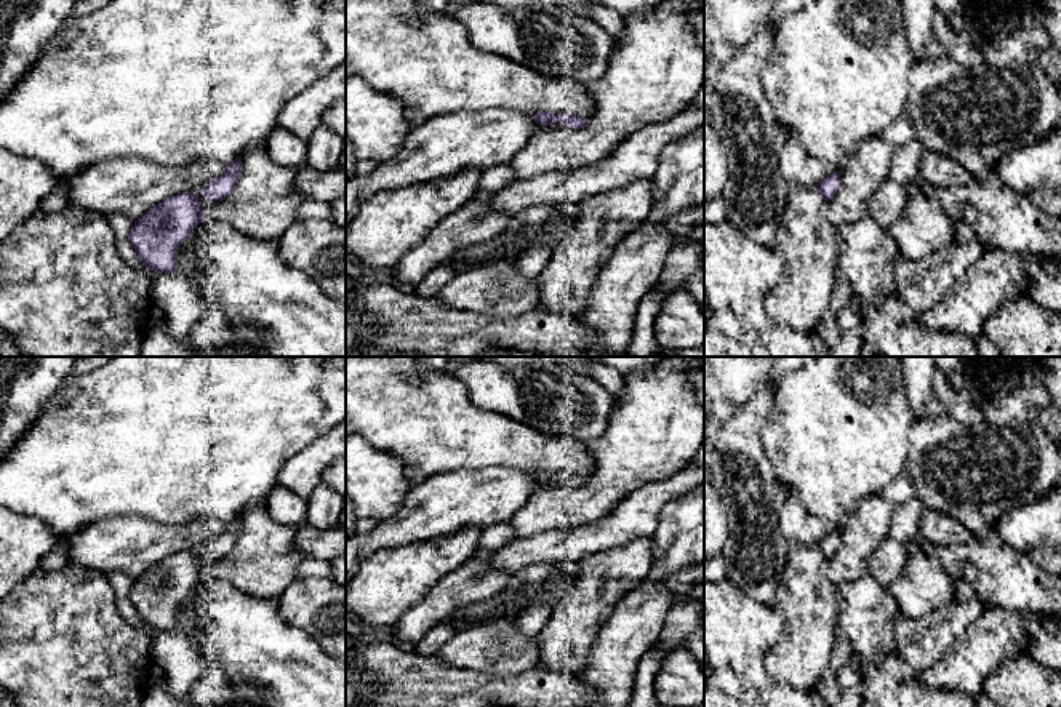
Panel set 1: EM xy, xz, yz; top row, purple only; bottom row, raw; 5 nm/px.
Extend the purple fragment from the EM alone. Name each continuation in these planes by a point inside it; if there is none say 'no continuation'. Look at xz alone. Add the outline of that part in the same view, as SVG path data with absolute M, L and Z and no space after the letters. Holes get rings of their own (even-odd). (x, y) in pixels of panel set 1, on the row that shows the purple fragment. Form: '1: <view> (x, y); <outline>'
no continuation

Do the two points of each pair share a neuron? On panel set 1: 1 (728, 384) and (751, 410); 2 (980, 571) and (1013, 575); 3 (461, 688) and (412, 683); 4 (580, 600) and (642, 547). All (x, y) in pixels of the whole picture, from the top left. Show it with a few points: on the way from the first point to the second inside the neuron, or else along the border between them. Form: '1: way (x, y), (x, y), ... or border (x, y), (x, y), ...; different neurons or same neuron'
1: border (765, 379), (744, 402), (733, 408); different neurons
2: way (988, 571), (1005, 575); same neuron
3: way (448, 688), (424, 685); same neuron
4: way (597, 583), (600, 573), (613, 573), (624, 565); same neuron

